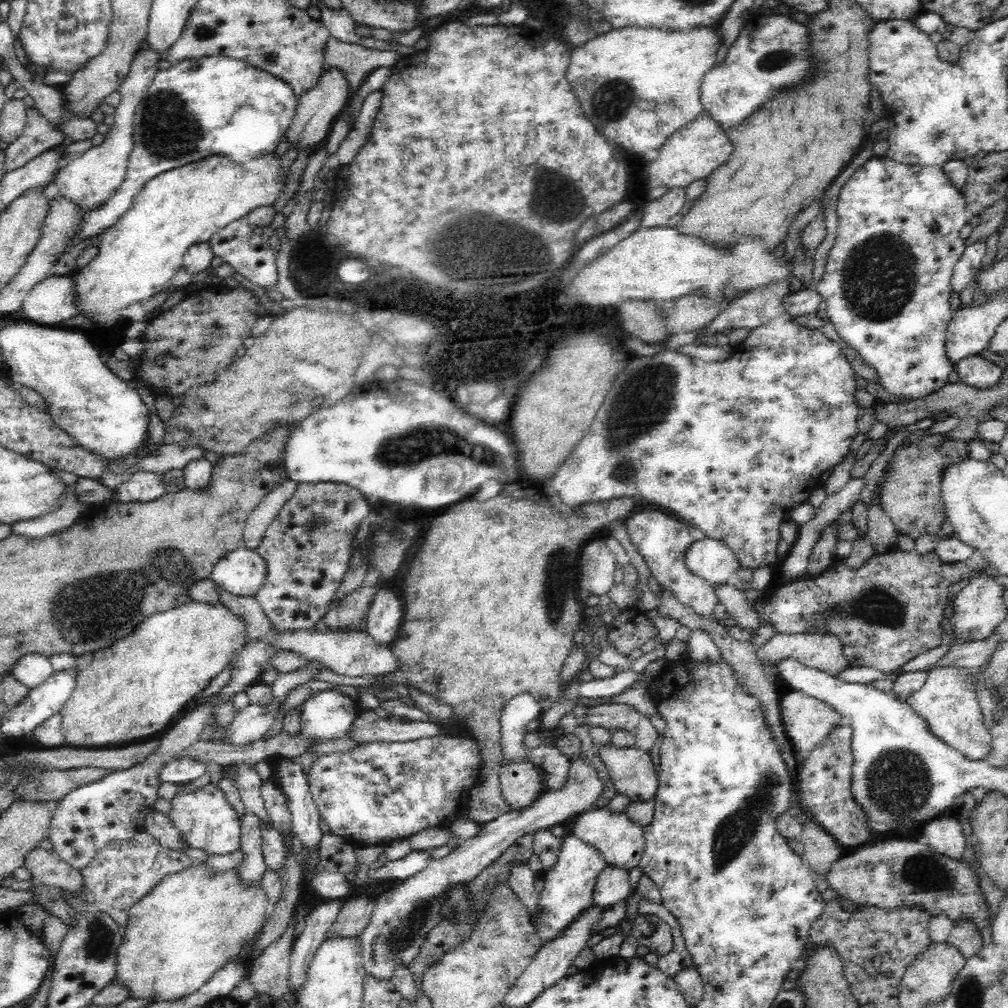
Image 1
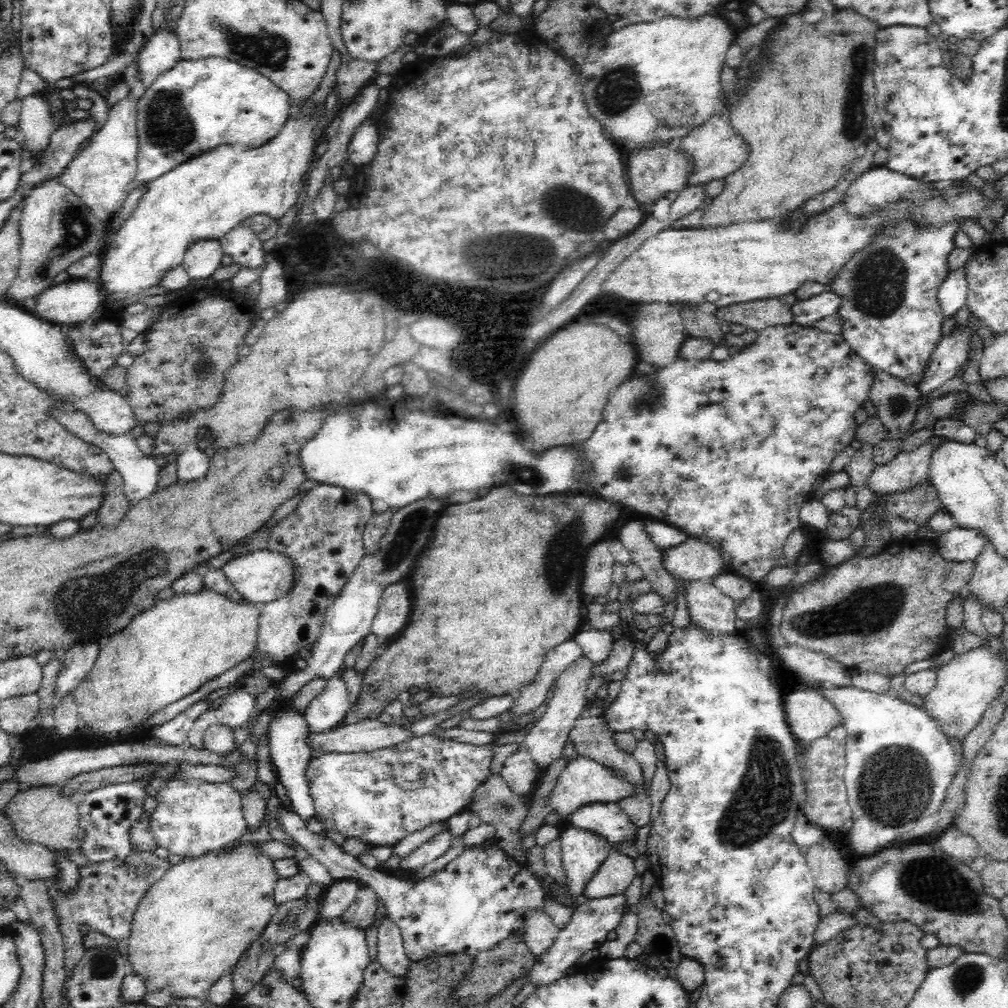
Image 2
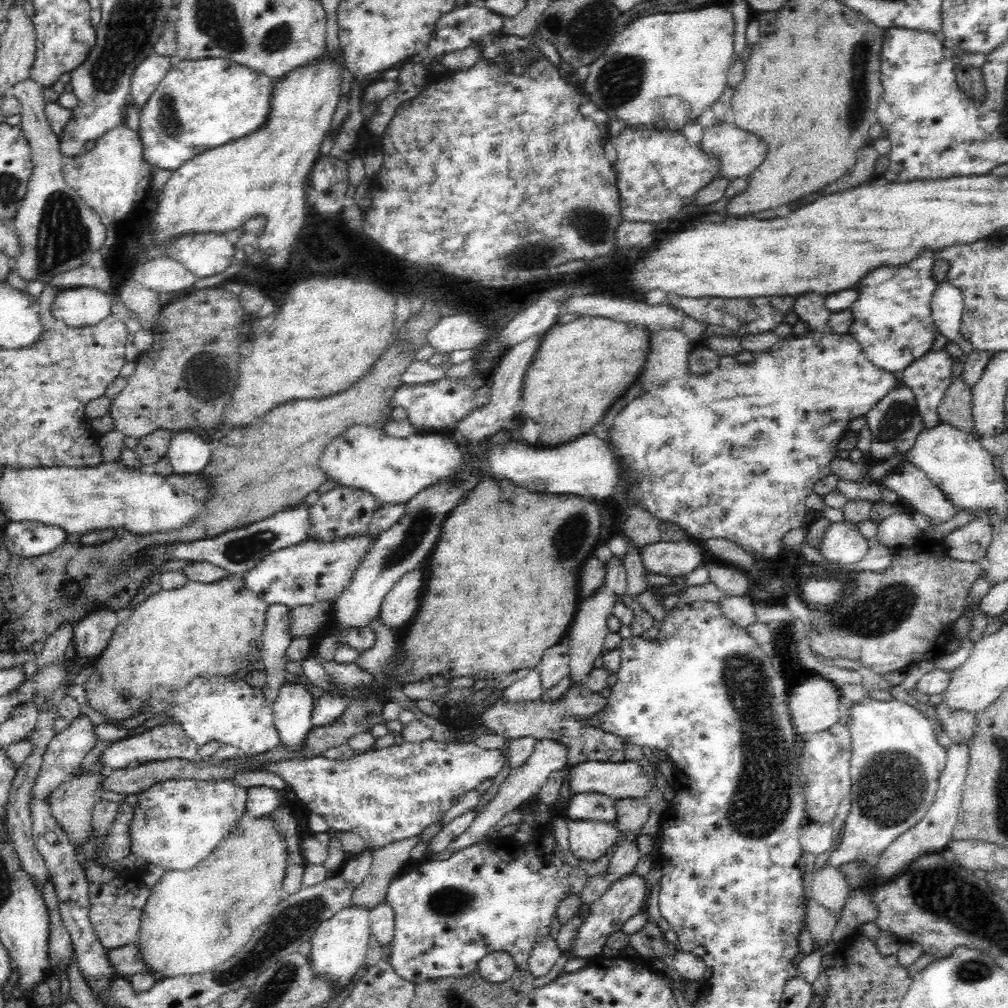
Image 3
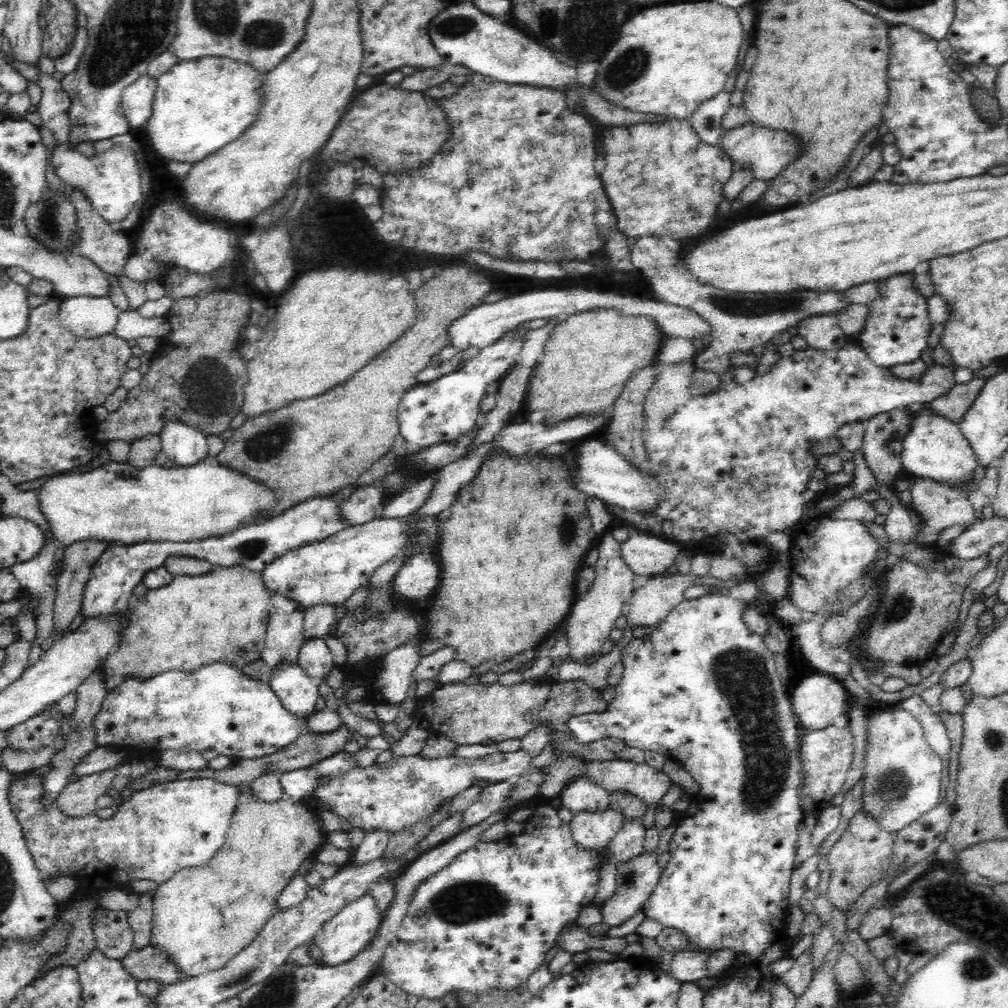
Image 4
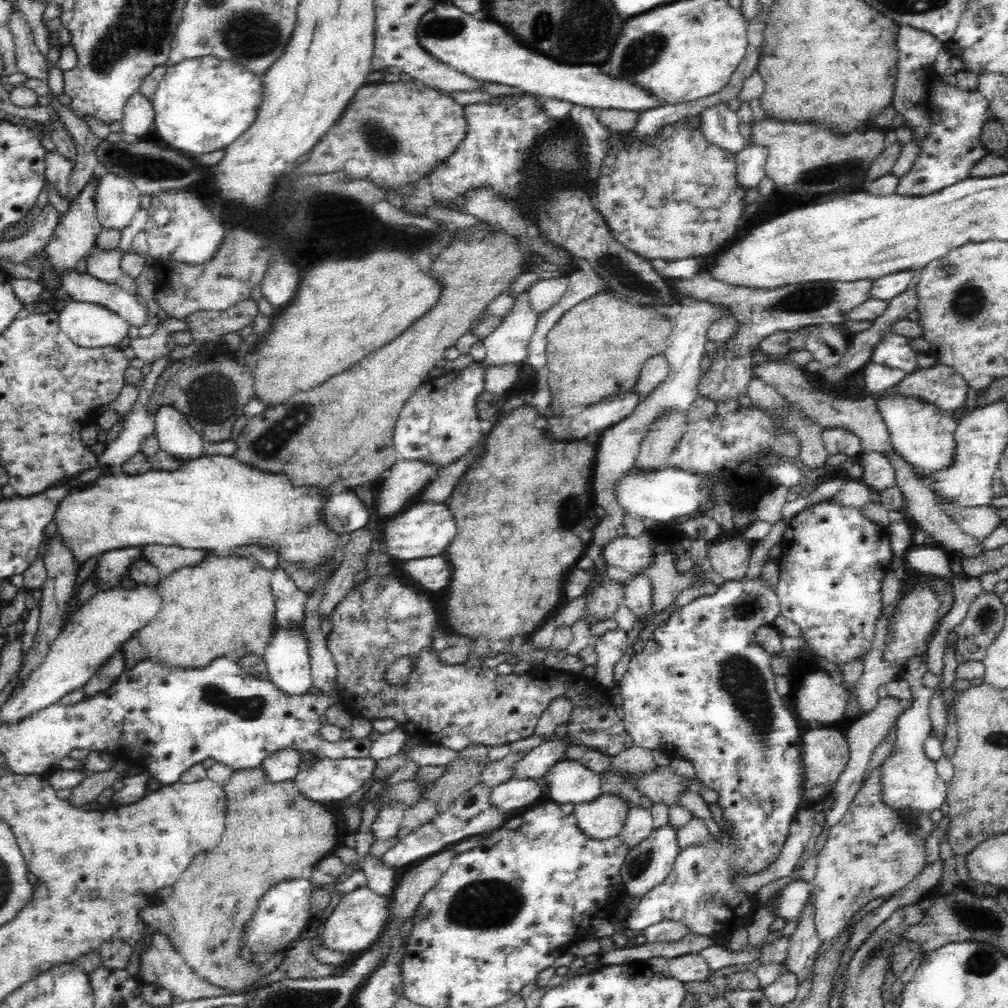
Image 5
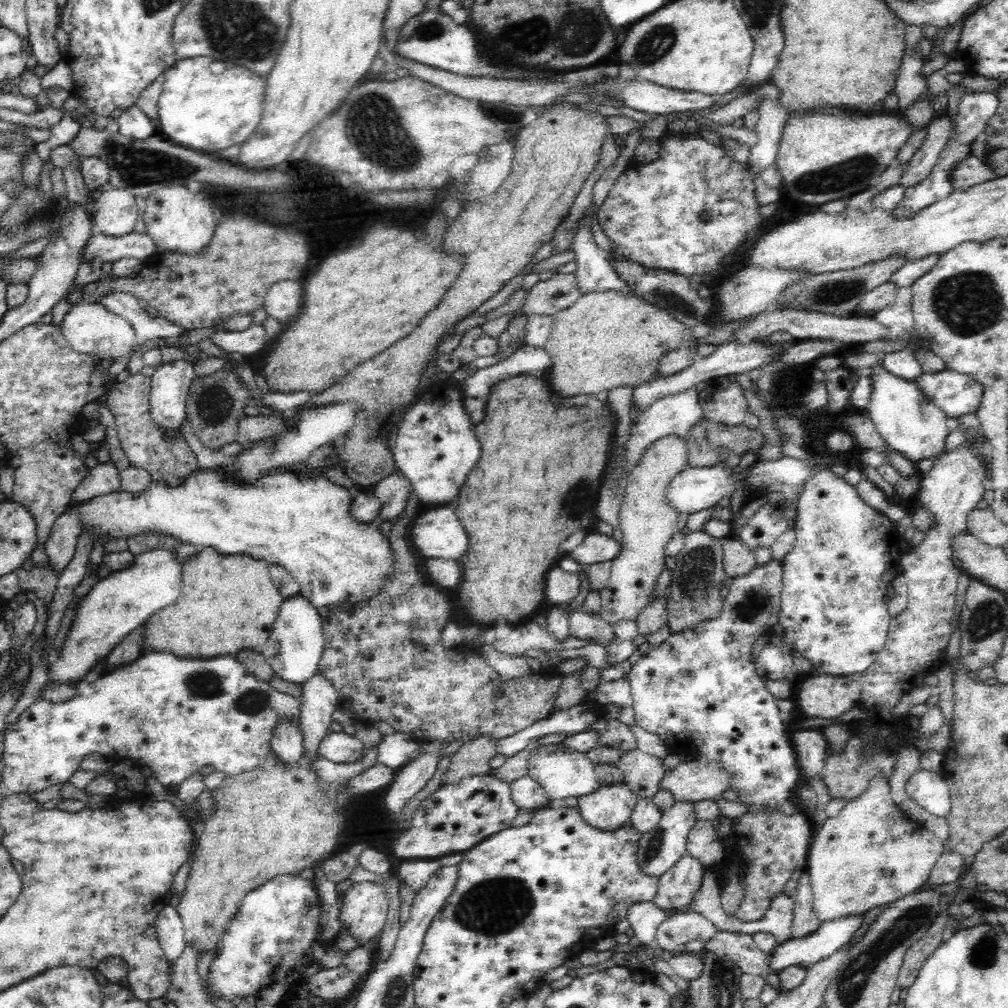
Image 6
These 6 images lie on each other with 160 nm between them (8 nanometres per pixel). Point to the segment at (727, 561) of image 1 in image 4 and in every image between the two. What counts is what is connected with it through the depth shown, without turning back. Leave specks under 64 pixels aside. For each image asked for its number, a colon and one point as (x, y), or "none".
2: (695, 560)
3: (674, 559)
4: (651, 554)

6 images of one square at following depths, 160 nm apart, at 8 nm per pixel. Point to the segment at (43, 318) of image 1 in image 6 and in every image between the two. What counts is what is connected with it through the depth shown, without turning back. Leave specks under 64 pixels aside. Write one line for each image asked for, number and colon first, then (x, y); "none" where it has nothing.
2: (73, 302)
3: (81, 307)
4: (89, 317)
5: (89, 325)
6: (91, 329)

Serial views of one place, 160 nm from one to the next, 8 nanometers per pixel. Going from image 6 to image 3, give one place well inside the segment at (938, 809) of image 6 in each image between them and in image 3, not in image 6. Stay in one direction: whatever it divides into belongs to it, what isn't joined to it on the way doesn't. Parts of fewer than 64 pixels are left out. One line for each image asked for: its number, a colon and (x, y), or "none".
3: (896, 762)
4: (903, 779)
5: (909, 781)

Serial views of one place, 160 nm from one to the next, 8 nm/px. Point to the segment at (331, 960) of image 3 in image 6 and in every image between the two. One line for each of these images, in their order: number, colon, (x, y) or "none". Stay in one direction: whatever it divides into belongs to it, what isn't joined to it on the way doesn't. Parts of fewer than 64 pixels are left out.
4: (345, 935)
5: (358, 920)
6: (365, 905)

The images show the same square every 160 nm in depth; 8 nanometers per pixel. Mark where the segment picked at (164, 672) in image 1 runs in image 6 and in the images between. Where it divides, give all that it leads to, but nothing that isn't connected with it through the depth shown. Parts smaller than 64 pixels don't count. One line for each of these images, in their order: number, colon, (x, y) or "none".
2: (174, 648)
3: (174, 636)
4: (222, 616)
5: (223, 607)
6: (227, 602)

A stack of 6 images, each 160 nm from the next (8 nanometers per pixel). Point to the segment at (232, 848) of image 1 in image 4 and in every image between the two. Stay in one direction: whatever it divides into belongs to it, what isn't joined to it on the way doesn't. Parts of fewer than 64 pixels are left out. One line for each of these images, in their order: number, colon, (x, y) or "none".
2: (193, 817)
3: (176, 823)
4: (156, 832)

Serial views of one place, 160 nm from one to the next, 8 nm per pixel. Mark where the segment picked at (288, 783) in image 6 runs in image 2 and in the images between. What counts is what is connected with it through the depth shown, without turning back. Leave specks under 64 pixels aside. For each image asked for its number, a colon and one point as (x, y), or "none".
2: (196, 921)
3: (196, 919)
4: (202, 917)
5: (273, 833)

